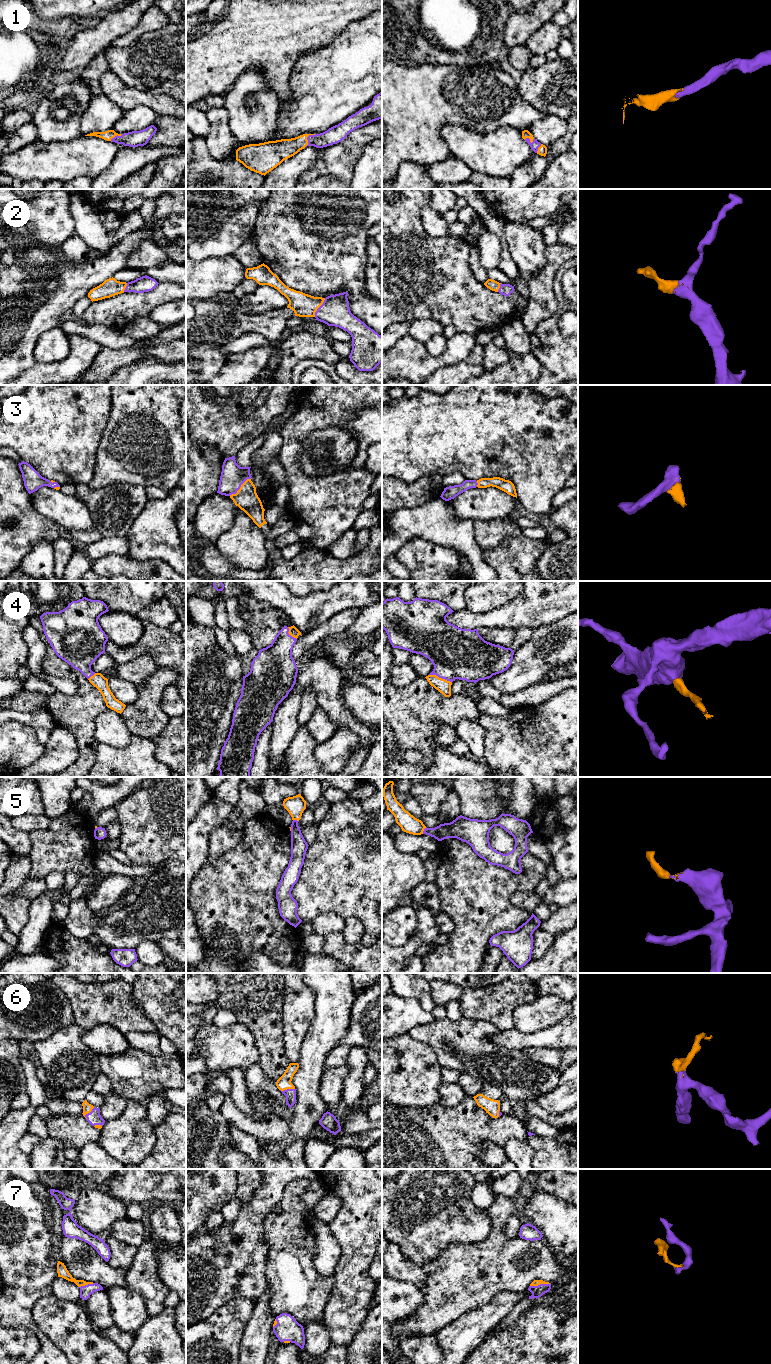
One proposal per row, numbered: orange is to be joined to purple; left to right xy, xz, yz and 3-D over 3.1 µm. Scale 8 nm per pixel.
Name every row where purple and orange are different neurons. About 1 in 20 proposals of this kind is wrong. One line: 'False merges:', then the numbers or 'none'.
False merges: none

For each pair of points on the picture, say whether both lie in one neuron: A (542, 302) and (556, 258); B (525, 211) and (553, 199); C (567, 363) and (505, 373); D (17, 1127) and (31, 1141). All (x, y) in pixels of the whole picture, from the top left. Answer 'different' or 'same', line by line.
A: same
B: same
C: different
D: different

